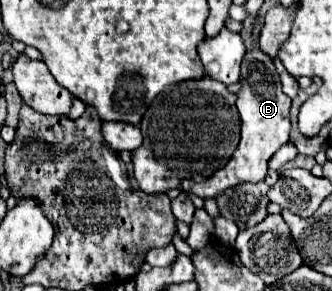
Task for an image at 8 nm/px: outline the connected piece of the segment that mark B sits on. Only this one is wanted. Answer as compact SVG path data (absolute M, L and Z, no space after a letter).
M255 44L253 52L245 54L245 60L241 64L241 92L237 94L237 110L241 116L241 142L231 156L229 164L221 170L217 170L209 180L203 180L201 184L193 184L191 180L181 182L181 192L195 194L199 198L217 198L227 188L233 188L243 182L261 182L267 176L267 164L269 158L289 142L289 108L291 98L281 90L281 80L275 70L275 64L269 56L265 56L259 46Z

